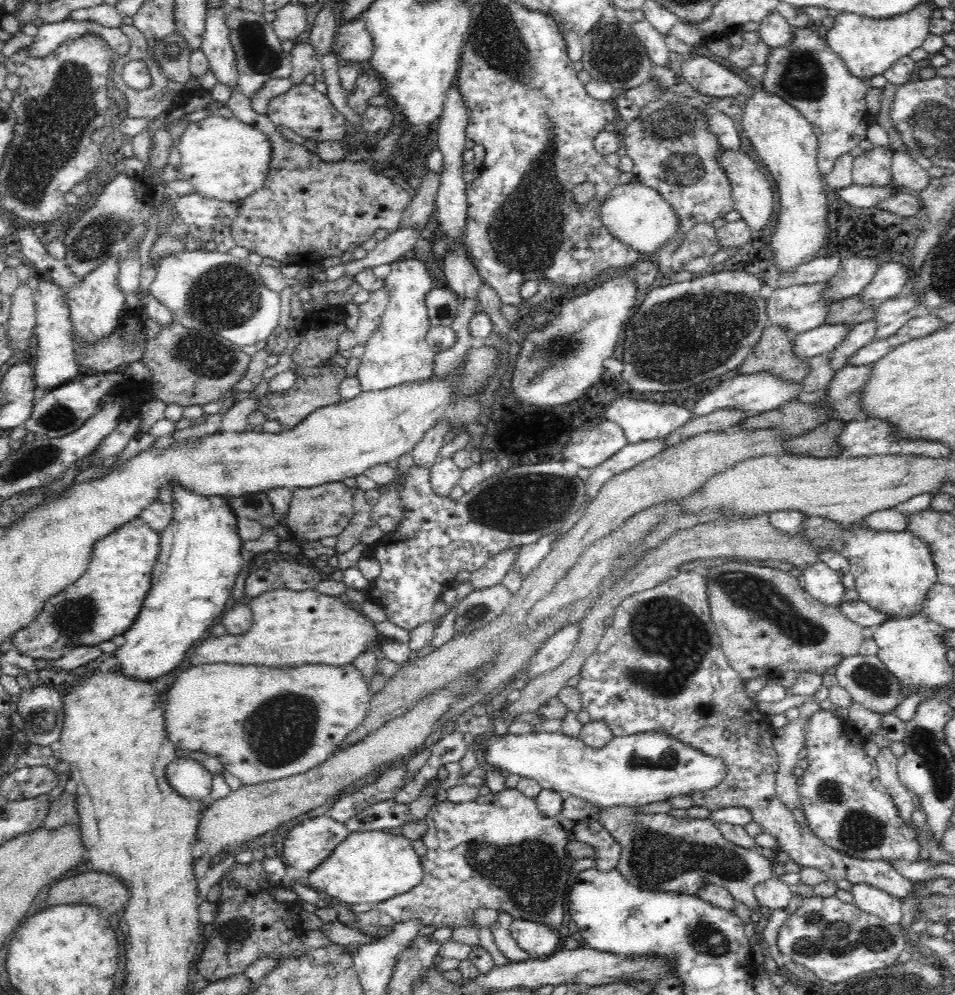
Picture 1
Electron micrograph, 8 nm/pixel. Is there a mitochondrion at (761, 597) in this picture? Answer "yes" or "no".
yes

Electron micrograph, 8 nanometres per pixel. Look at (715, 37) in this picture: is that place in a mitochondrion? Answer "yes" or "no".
no

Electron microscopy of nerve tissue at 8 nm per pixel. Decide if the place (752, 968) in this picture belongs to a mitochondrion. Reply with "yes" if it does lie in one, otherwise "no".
no

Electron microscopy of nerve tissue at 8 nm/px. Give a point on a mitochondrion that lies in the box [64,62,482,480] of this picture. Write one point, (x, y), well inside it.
(226, 296)

